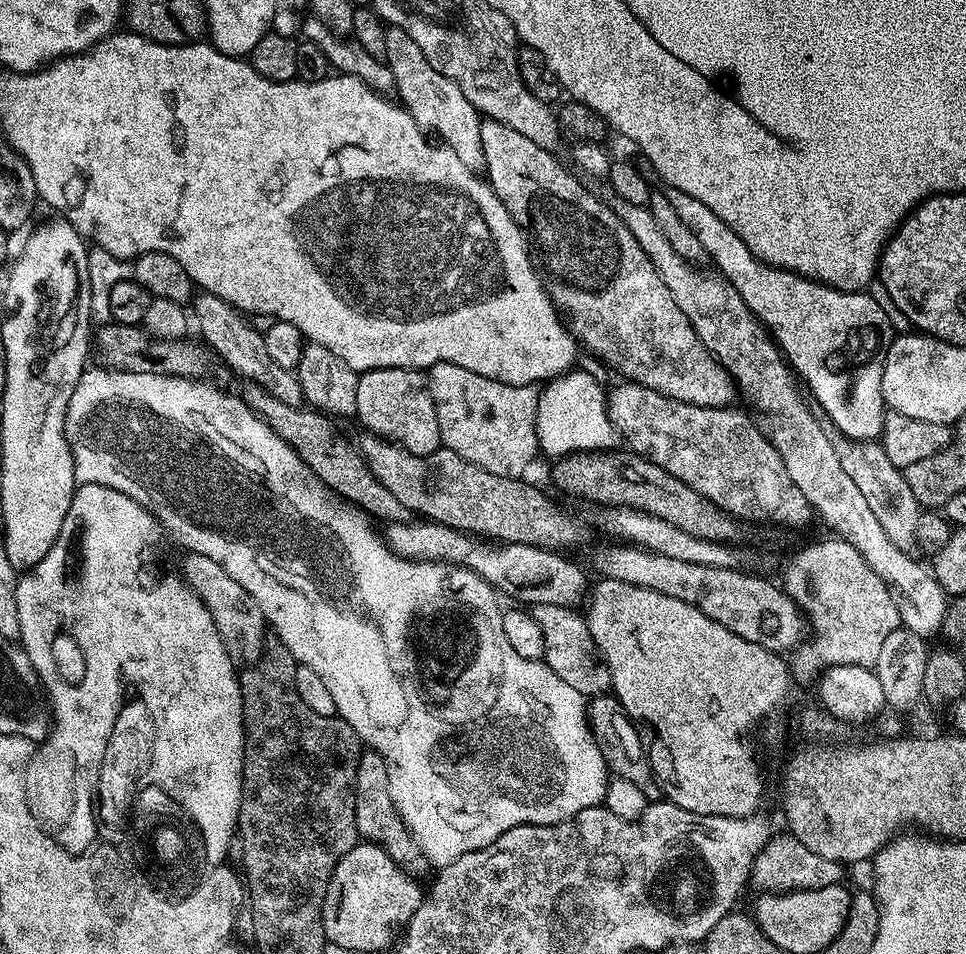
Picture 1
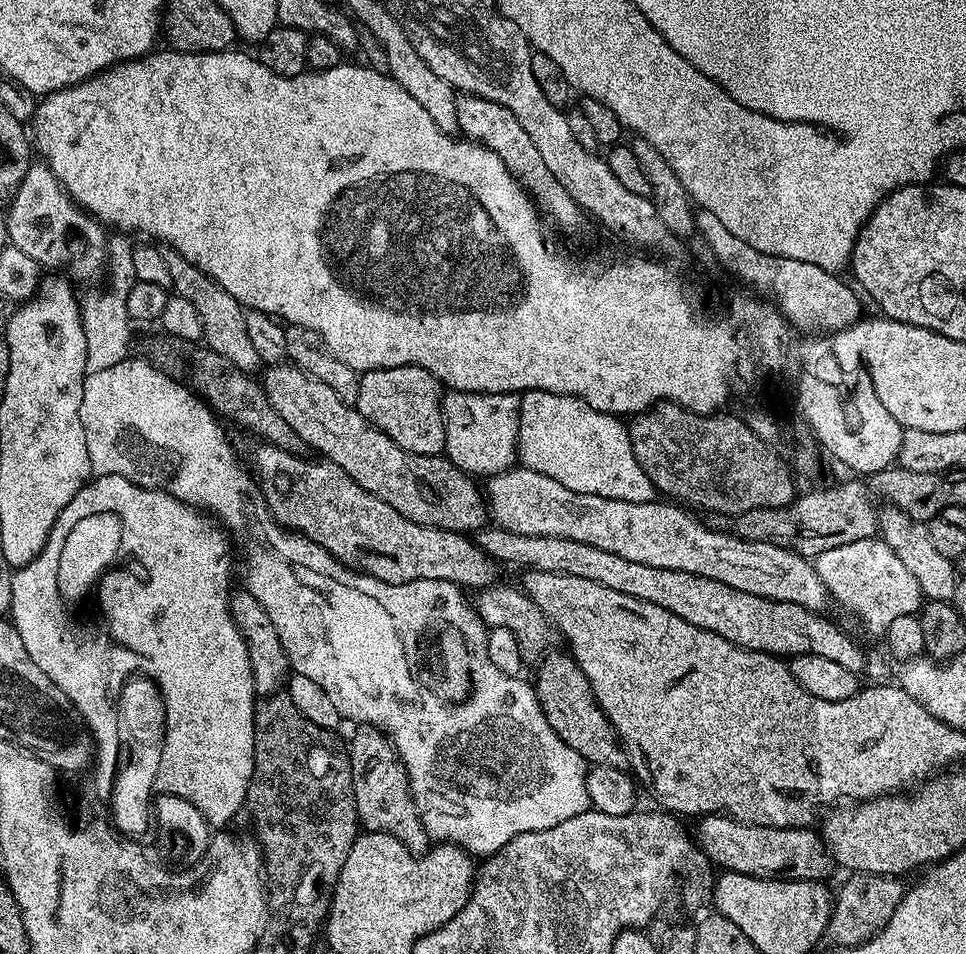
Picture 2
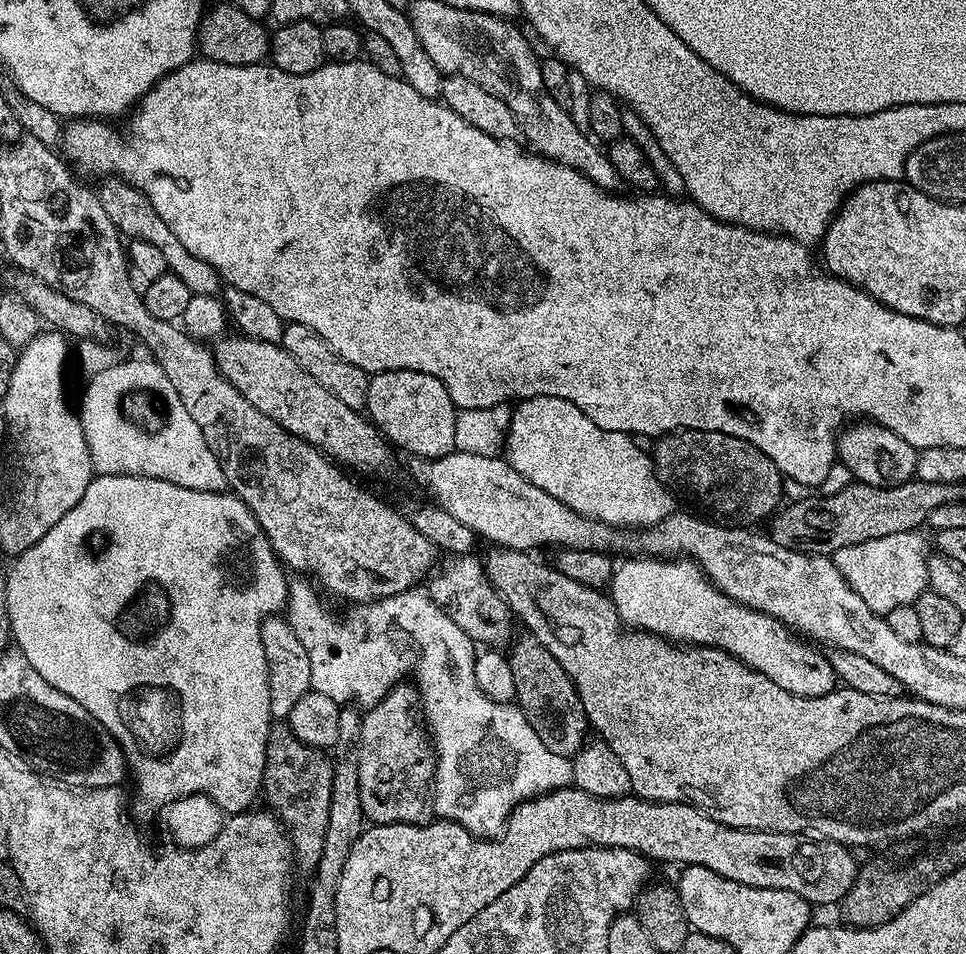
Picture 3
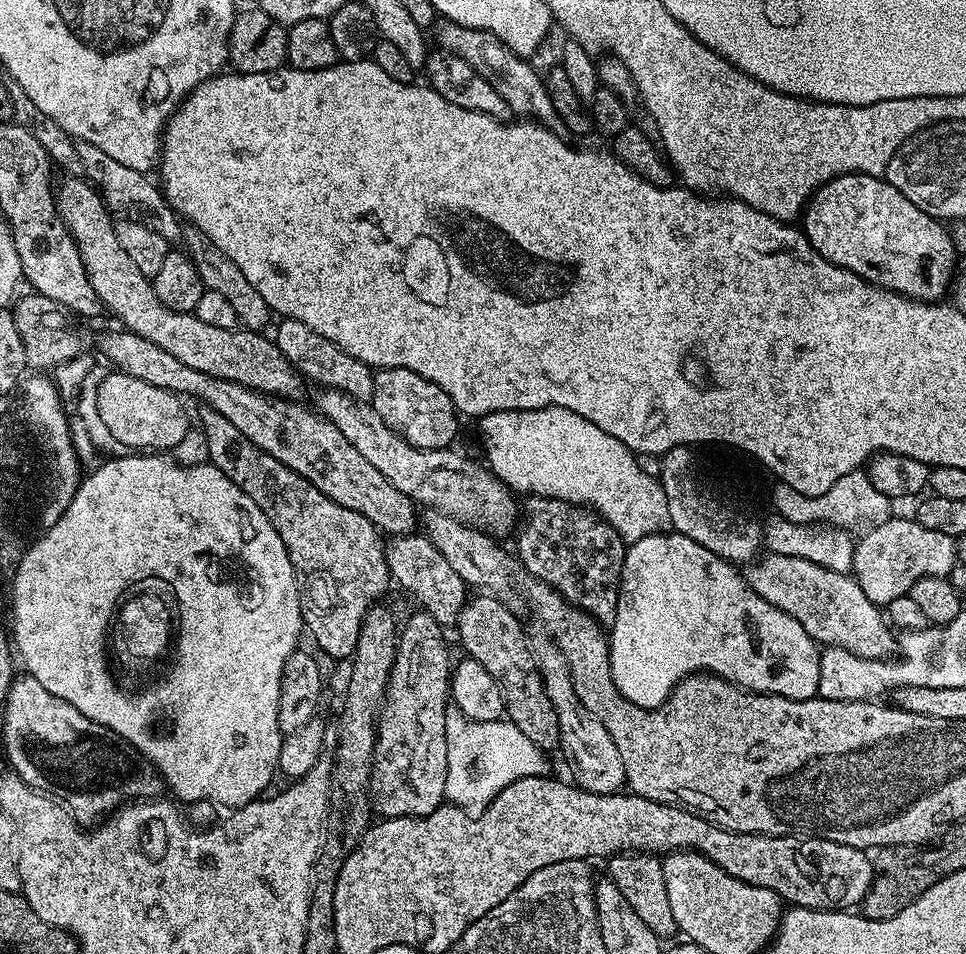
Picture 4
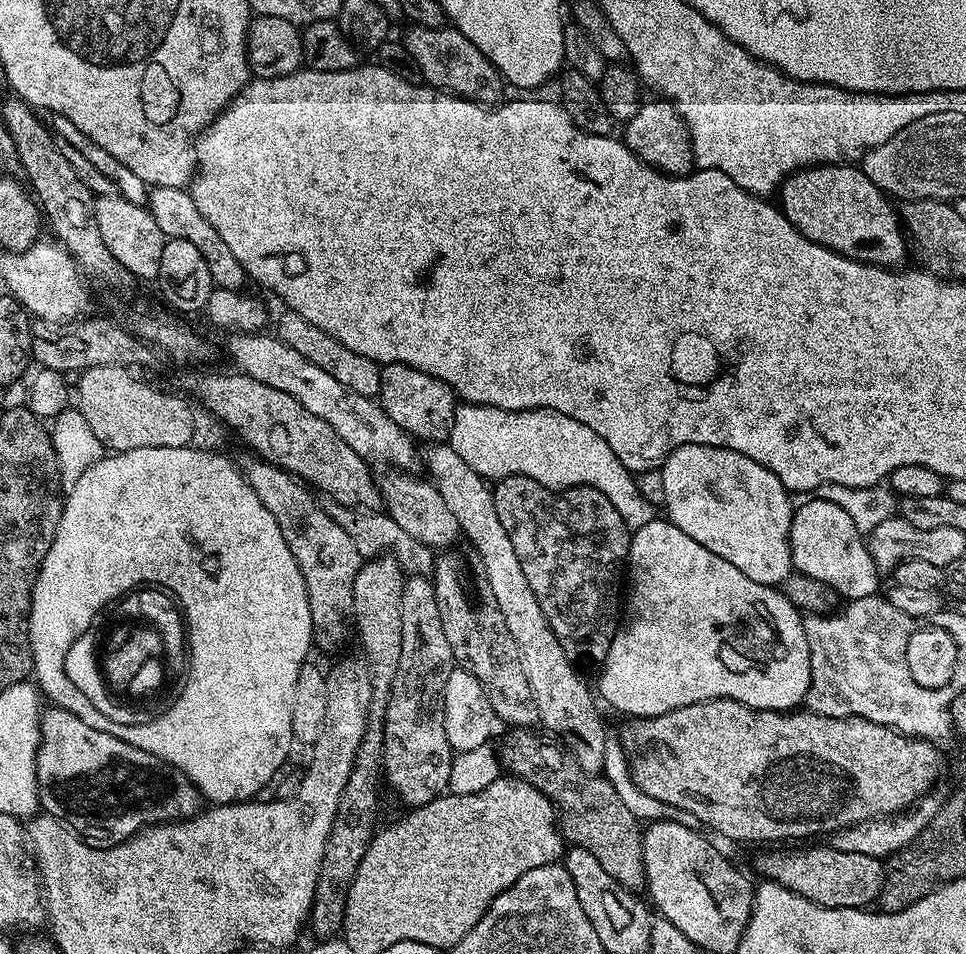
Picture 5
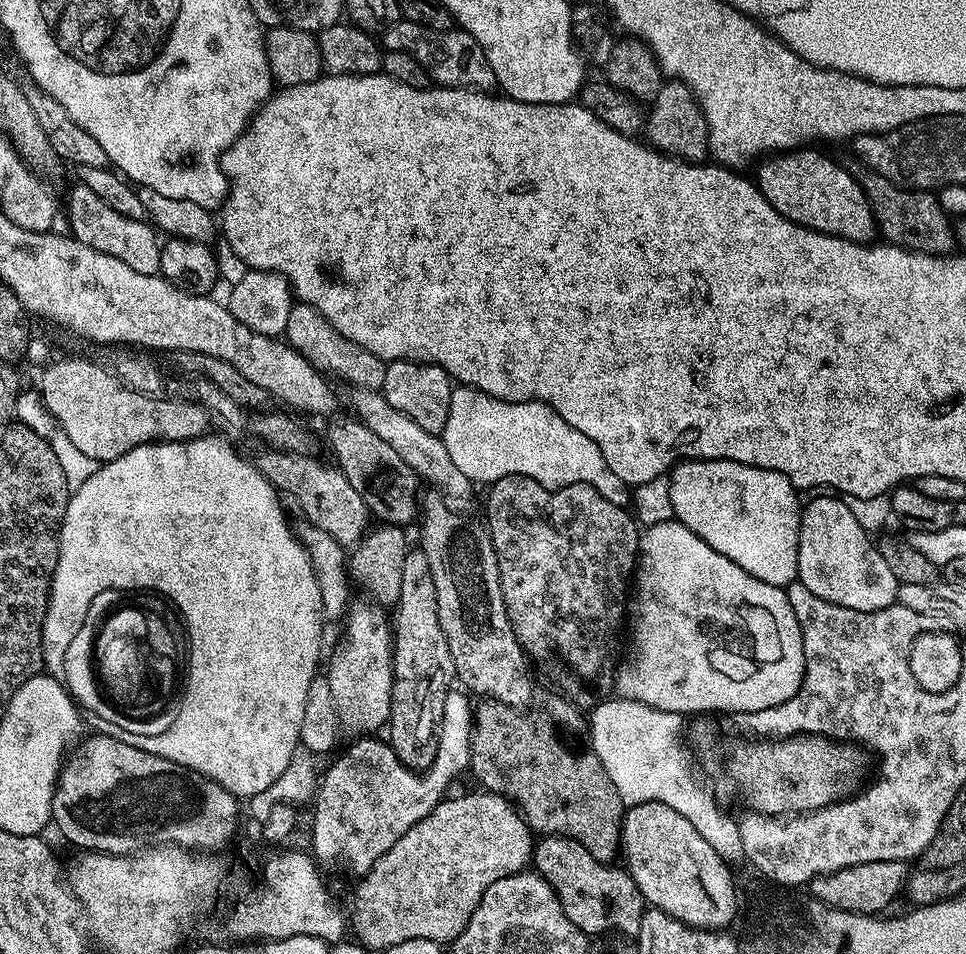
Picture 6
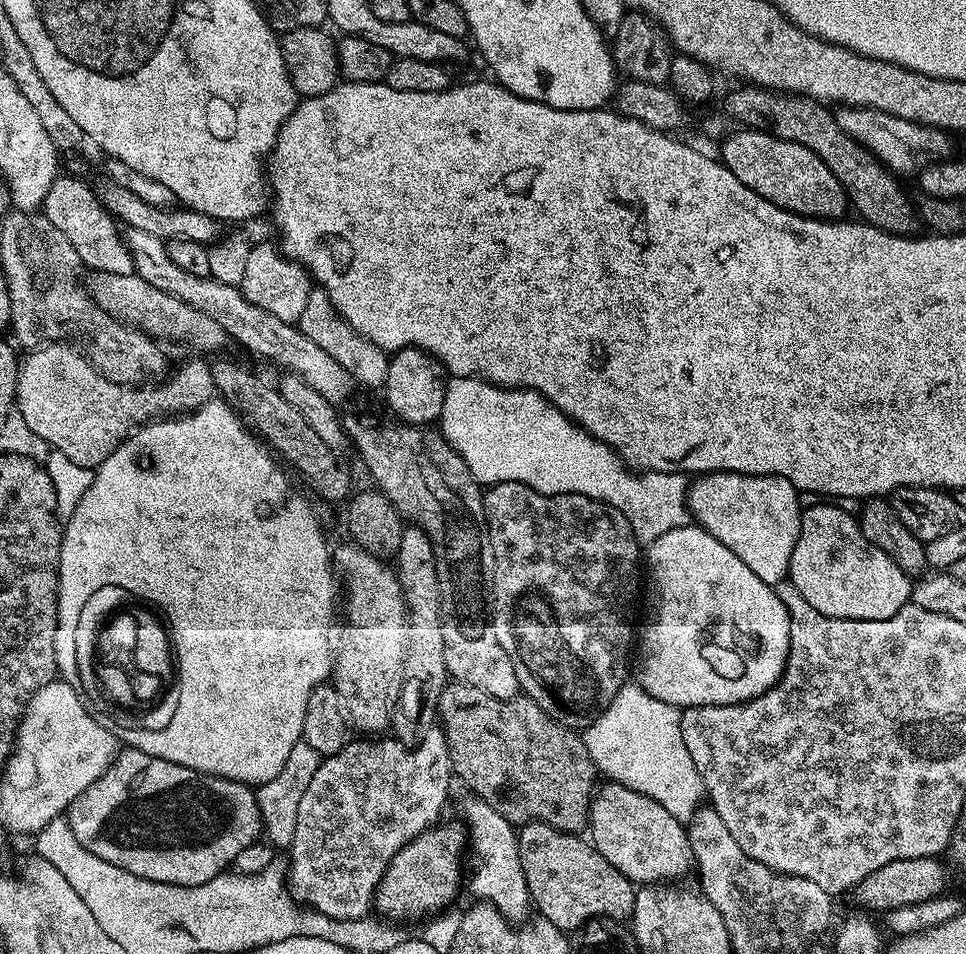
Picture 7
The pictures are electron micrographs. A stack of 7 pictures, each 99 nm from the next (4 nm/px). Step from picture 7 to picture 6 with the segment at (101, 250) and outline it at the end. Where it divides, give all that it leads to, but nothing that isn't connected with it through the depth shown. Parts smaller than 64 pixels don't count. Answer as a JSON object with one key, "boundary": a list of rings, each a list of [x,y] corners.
{"boundary":[[[76,182],[73,183],[72,193],[68,196],[68,224],[71,235],[77,240],[86,242],[86,246],[94,246],[94,250],[102,250],[102,254],[110,254],[114,258],[122,258],[130,270],[138,270],[138,274],[157,275],[160,271],[160,245],[161,237],[157,229],[147,219],[135,220],[126,214],[120,214],[90,186]]]}

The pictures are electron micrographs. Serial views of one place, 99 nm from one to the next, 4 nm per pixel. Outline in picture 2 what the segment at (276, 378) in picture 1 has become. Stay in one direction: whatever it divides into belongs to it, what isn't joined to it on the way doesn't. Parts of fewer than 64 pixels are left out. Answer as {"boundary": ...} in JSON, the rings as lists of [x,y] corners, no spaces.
{"boundary":[[[164,246],[160,248],[160,253],[170,270],[171,291],[186,298],[194,309],[198,310],[203,328],[203,343],[212,351],[222,354],[222,358],[226,358],[226,362],[230,362],[238,370],[249,374],[255,373],[255,368],[261,367],[262,362],[258,358],[258,350],[254,350],[254,345],[250,342],[250,333],[246,330],[244,305],[230,294],[226,294],[226,290],[222,290],[222,286],[214,282],[214,278],[202,274],[202,270],[194,266],[194,262],[186,262],[186,258],[178,254],[178,250]]]}

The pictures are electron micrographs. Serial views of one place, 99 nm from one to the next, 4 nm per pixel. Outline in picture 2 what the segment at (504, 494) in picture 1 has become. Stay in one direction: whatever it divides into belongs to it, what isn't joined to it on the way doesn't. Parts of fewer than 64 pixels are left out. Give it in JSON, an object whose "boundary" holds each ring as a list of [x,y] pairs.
{"boundary":[[[291,362],[271,365],[262,376],[262,387],[274,410],[290,422],[304,444],[313,448],[323,459],[346,470],[362,490],[382,498],[398,514],[410,518],[416,524],[441,528],[447,532],[474,534],[489,523],[490,513],[485,493],[467,472],[458,469],[441,454],[419,456],[410,450],[402,450],[382,430],[375,428],[353,405],[342,402],[326,382],[306,373]]]}

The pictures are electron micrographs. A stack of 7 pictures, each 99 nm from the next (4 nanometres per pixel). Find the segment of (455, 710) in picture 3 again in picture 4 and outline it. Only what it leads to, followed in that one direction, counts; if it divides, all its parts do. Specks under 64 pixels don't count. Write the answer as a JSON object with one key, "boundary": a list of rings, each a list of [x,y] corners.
{"boundary":[[[449,711],[446,718],[446,738],[448,739],[448,773],[446,774],[445,797],[451,803],[465,810],[483,809],[510,782],[518,782],[518,778],[527,776],[543,776],[549,771],[545,749],[538,747],[518,726],[514,726],[507,718],[478,722],[467,720],[461,712]]]}

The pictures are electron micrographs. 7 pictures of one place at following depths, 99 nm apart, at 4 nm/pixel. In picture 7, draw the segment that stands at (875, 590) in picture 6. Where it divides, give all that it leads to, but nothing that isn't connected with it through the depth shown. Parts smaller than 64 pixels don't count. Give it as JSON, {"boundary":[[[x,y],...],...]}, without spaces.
{"boundary":[[[817,502],[812,508],[805,508],[800,513],[798,542],[794,542],[794,552],[790,554],[787,580],[818,610],[830,618],[847,620],[885,620],[894,618],[898,610],[909,604],[912,598],[913,577],[898,570],[898,565],[890,562],[878,546],[871,544],[862,534],[857,517],[851,512],[844,512],[832,502]]]}

